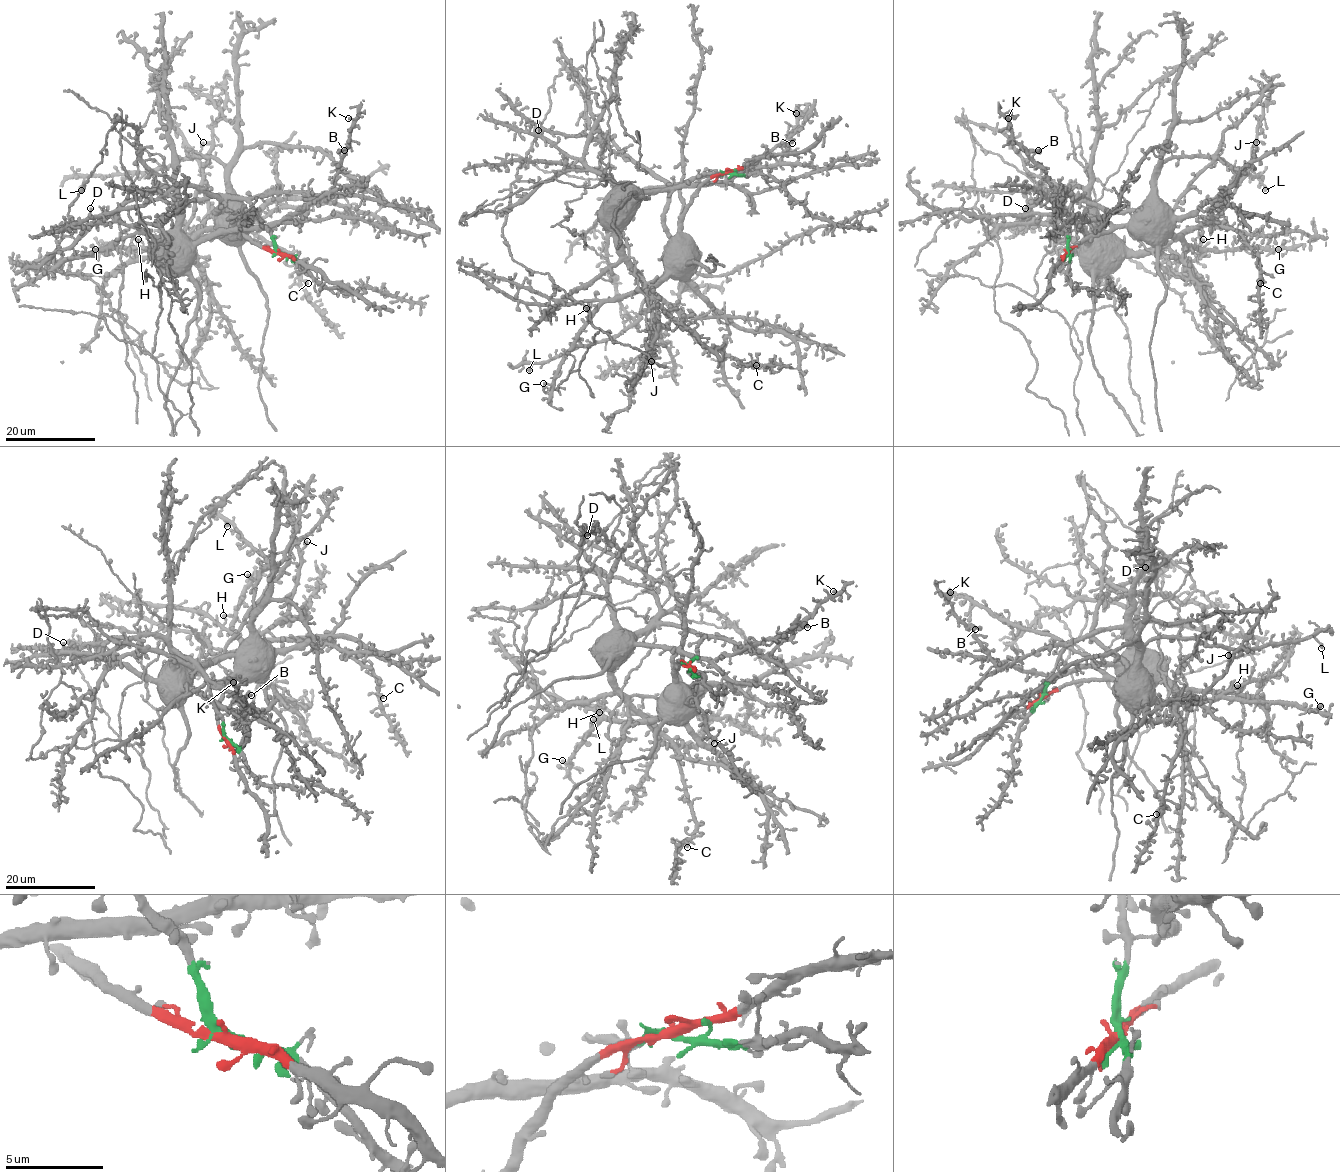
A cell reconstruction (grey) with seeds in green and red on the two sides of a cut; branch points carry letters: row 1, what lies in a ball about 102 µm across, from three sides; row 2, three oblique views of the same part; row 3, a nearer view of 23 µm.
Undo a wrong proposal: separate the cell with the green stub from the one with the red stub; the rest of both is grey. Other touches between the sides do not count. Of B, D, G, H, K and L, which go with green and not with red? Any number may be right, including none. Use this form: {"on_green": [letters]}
{"on_green": ["B", "K"]}

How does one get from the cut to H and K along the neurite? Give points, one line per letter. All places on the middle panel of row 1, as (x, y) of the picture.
H: (727, 173), (709, 178), (700, 188), (667, 251), (661, 278), (610, 299), (593, 300), (586, 308)
K: (727, 173), (702, 174), (700, 177), (775, 166), (789, 147), (789, 137), (802, 112), (797, 113)

